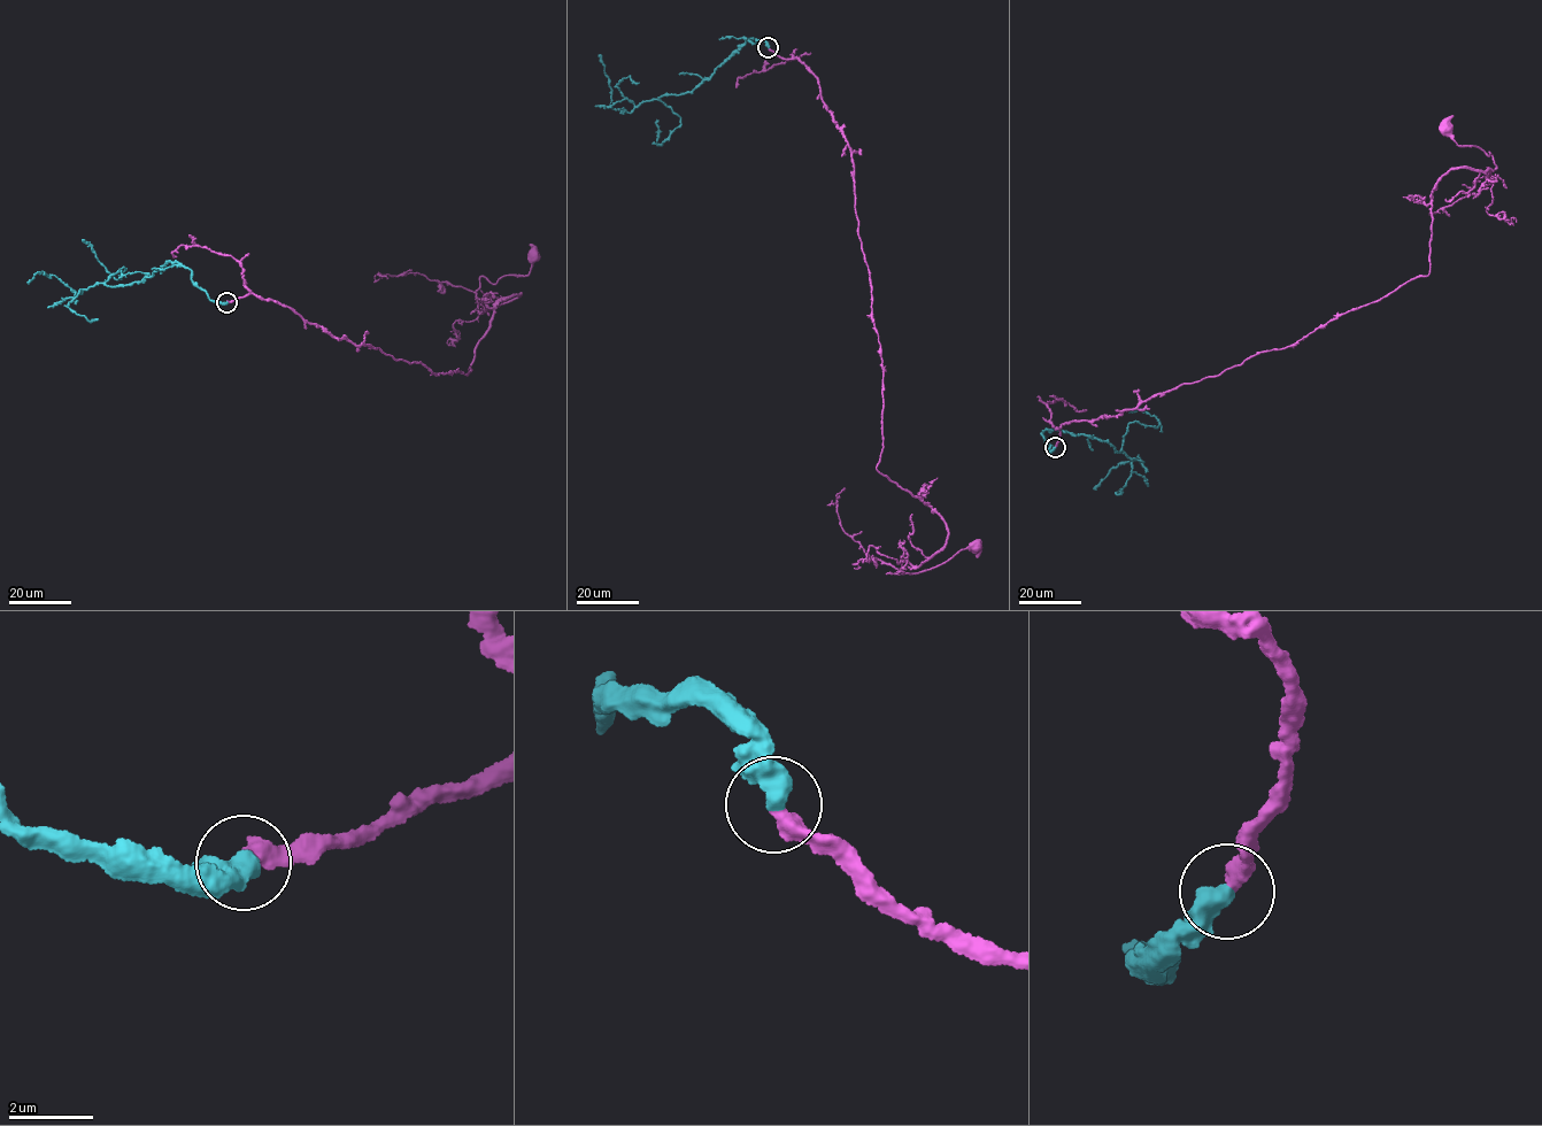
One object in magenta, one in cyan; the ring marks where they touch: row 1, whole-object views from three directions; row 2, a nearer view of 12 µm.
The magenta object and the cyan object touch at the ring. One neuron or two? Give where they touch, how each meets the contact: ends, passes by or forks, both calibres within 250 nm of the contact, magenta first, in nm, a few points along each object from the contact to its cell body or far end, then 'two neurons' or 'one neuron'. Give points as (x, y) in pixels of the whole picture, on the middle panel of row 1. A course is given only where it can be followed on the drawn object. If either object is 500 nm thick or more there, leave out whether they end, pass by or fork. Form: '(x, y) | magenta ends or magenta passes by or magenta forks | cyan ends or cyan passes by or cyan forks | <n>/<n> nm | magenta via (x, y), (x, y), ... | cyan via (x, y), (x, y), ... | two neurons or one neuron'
(768, 47) | 460/550 nm | magenta via (769, 47), (817, 79), (853, 164), (884, 370), (877, 469), (926, 503), (948, 535), (902, 572), (974, 546) | cyan via (769, 47), (763, 40), (745, 40), (693, 91), (641, 102), (629, 113), (610, 106), (609, 81), (598, 54) | one neuron

